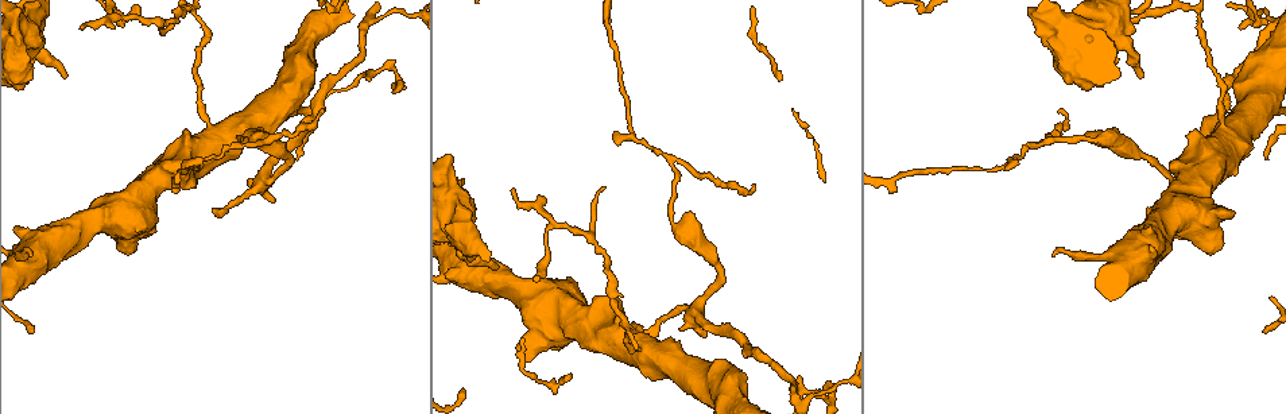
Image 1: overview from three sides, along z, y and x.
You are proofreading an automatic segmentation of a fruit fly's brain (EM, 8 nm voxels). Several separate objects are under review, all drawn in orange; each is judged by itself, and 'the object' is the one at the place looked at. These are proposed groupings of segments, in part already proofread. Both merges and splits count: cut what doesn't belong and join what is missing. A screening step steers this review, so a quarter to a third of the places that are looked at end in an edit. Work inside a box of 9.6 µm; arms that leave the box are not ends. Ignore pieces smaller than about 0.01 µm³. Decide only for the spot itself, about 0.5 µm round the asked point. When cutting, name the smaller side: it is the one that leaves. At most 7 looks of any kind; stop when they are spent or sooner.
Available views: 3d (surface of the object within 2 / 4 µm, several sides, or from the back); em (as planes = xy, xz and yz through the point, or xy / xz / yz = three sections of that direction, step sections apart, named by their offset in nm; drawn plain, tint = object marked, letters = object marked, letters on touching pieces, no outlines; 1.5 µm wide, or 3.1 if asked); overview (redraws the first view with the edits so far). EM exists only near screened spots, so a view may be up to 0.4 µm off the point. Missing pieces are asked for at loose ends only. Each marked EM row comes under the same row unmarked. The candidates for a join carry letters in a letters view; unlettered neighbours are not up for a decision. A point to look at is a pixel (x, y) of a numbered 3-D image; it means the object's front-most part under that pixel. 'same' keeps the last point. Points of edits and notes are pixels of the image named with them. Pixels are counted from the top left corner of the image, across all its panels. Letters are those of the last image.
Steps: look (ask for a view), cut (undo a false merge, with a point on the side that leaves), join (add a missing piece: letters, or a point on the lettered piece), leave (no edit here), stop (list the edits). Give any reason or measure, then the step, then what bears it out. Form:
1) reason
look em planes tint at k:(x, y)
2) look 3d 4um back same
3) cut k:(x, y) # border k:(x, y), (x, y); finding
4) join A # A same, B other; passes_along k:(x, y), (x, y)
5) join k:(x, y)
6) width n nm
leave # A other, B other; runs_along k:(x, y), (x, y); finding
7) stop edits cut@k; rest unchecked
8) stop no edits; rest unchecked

arms part here
look em planes letters at 1:(125, 16)

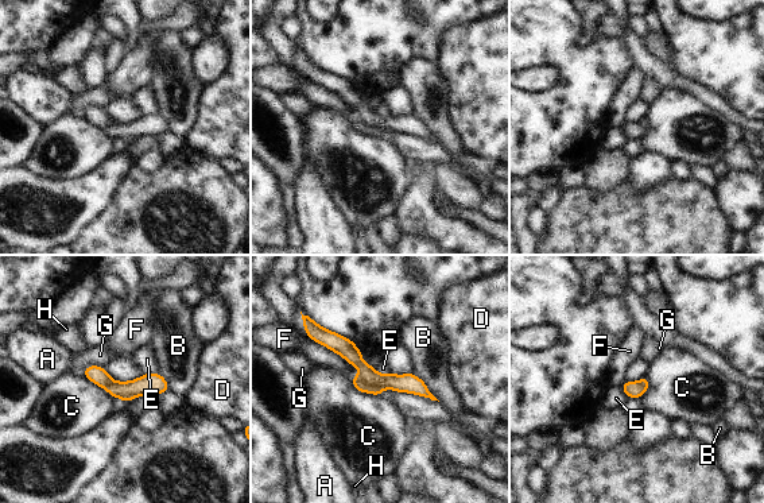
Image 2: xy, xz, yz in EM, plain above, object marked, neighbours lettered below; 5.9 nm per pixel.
longest_contact B 220 nm
cut 2:(357, 382) # A other, B other, C other, D other, E other, F other, G other, H other; border 2:(359, 376), (380, 389); two neurons meet here

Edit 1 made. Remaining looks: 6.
an open end
look 3d 2um at 1:(1138, 77)

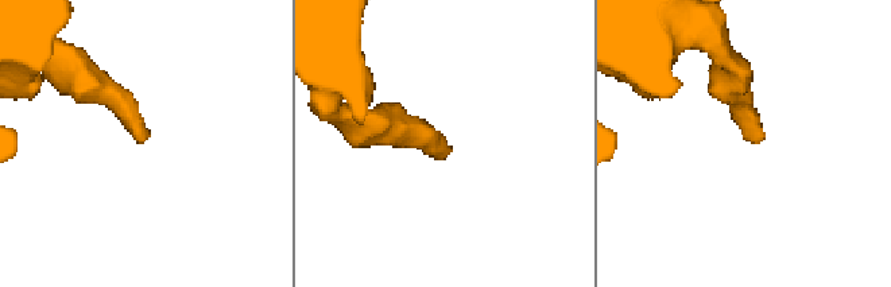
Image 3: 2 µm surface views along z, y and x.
need the tissue
look em planes letters at 3:(139, 143)

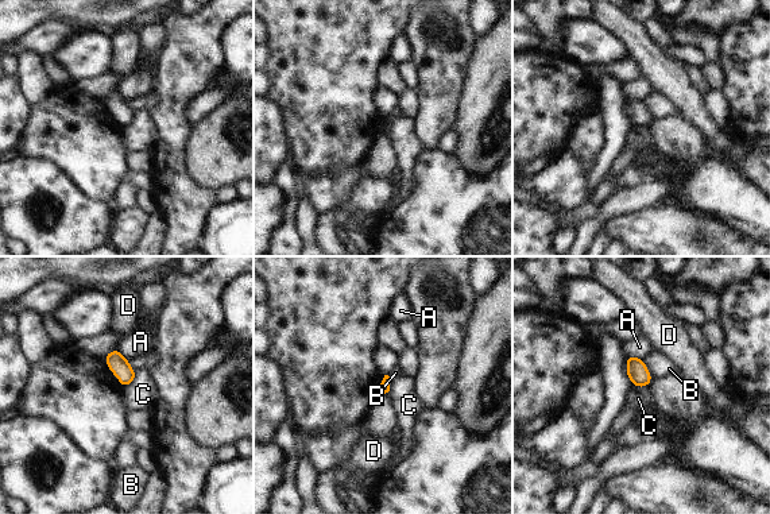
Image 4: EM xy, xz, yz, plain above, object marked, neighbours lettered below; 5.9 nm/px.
leave # A other, B other, C other, D other; border 4:(136, 373), (135, 378), (124, 387); no lettered piece goes on from it

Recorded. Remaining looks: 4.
three arms meet
look 3d 2um at 1:(627, 327)

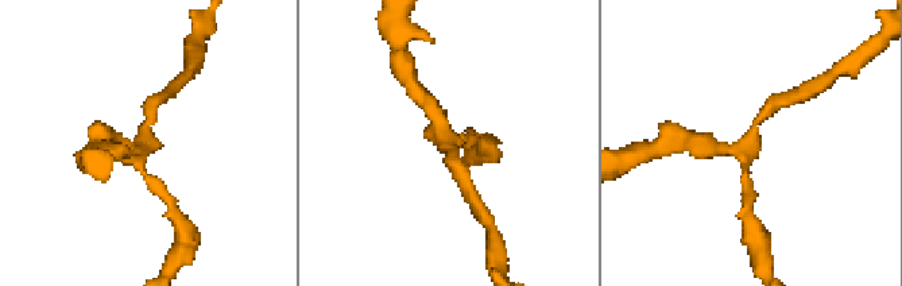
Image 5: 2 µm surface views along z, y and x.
look em yz step 8 tint at 5:(455, 141)

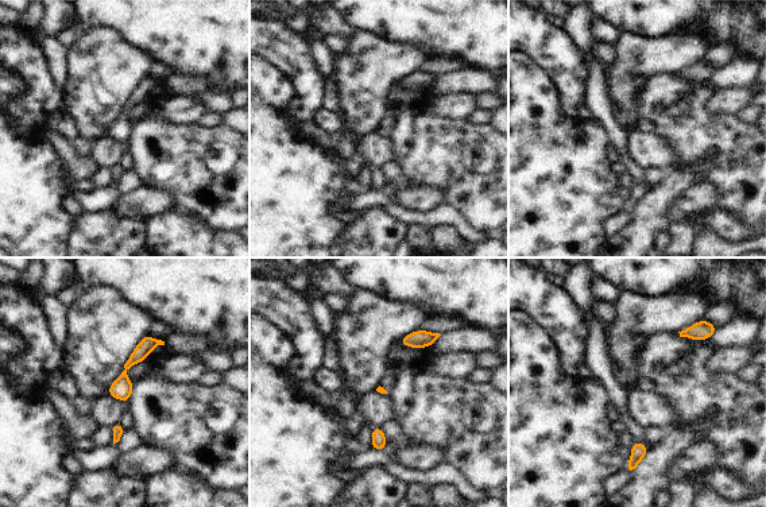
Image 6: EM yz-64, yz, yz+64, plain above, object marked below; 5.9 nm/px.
cut it another way
look em planes letters same

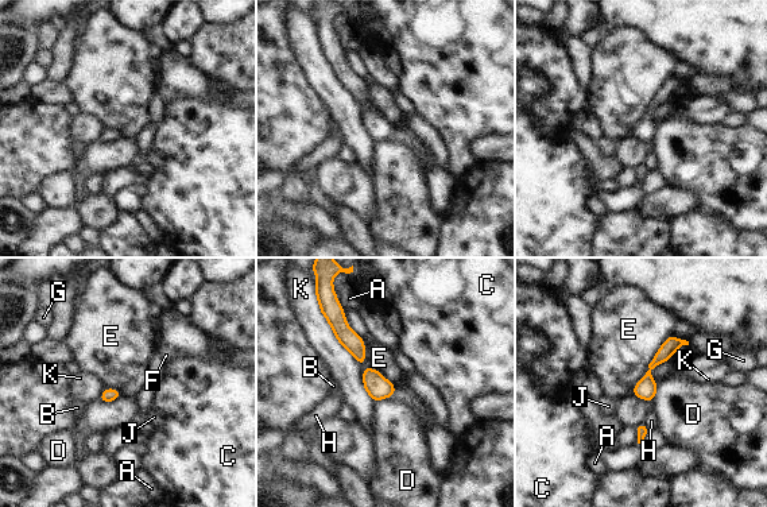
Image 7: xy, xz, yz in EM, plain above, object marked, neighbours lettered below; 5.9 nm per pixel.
longest_contact K 600 nm
leave # A other, B other, C other, D other, E other, F other, G other, H other, J other, K other; border 7:(671, 335), (630, 394); continuous, no second neuron

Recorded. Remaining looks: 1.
stop edits cut@2; rest unchecked

